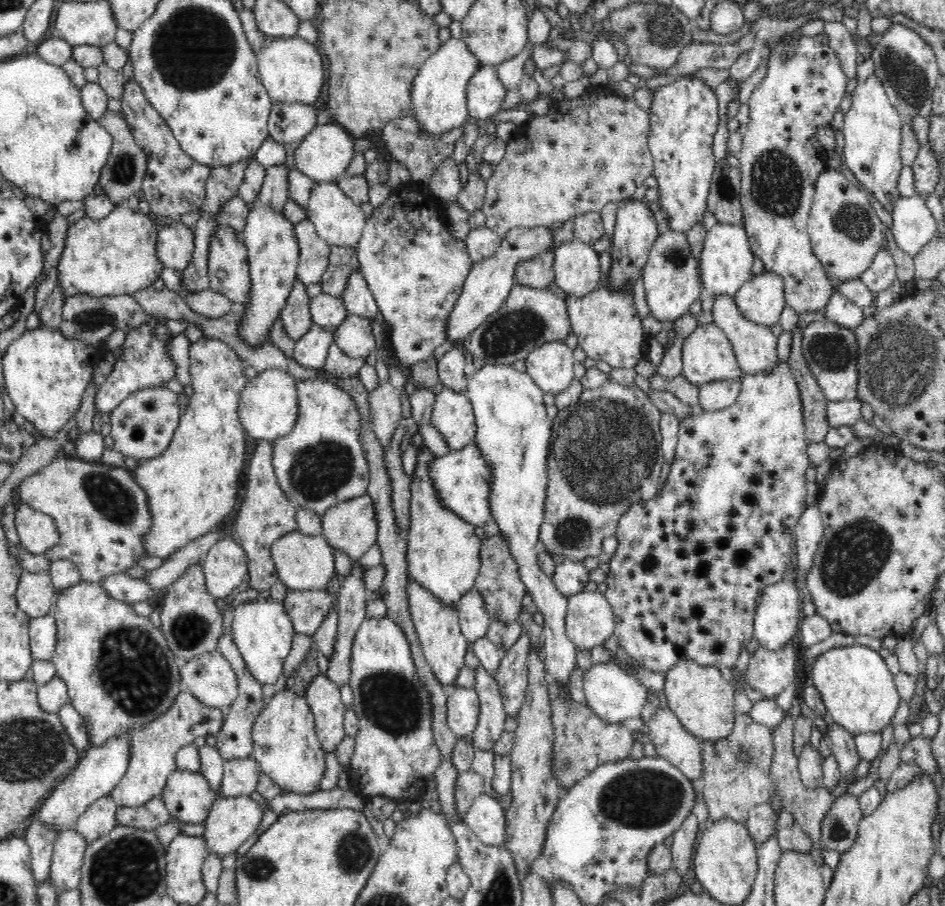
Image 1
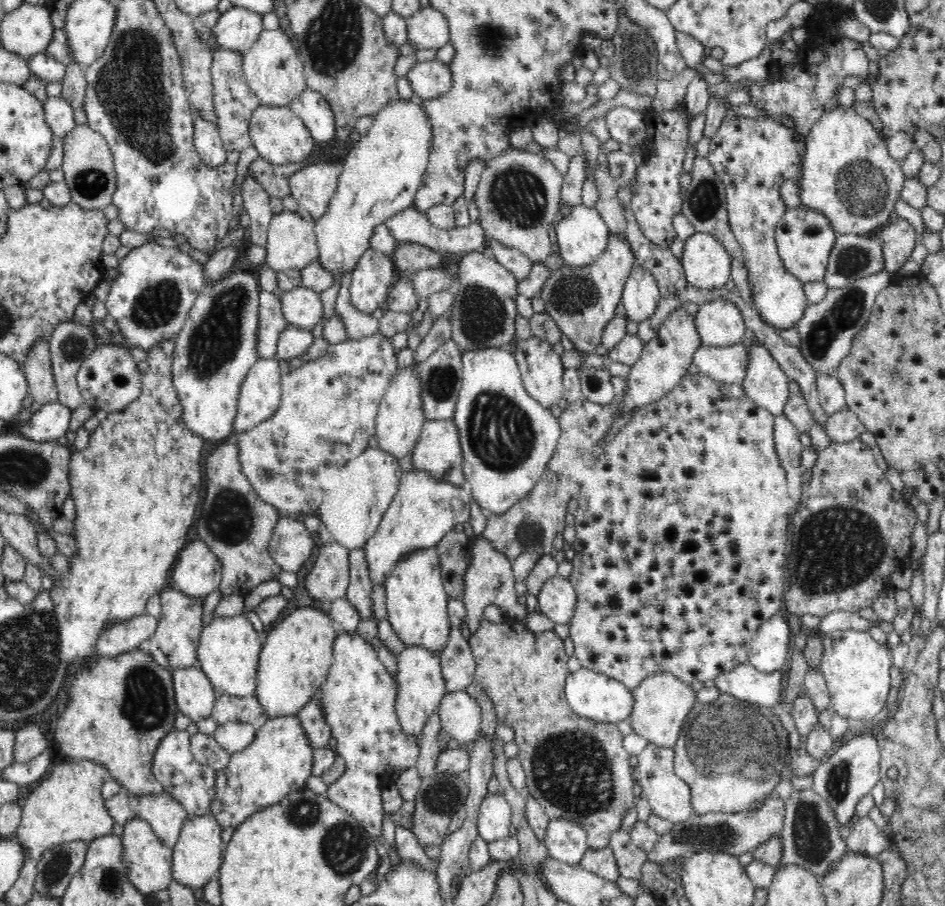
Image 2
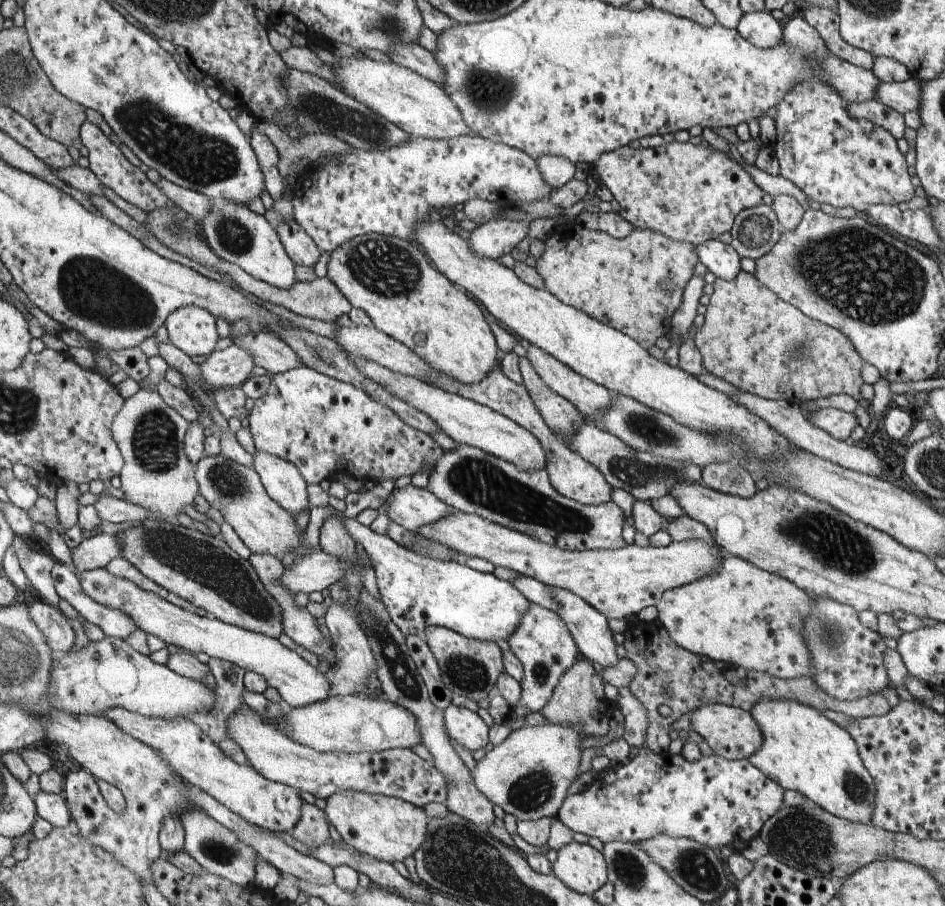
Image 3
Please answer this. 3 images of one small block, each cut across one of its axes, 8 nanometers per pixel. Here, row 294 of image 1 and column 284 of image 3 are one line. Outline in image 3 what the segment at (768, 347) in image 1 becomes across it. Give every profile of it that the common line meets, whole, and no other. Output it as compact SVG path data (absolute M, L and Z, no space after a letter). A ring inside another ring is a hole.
M365 695L329 696L302 708L293 708L286 715L284 728L294 742L317 752L378 753L389 749L412 749L422 744L417 716L385 697L372 699Z

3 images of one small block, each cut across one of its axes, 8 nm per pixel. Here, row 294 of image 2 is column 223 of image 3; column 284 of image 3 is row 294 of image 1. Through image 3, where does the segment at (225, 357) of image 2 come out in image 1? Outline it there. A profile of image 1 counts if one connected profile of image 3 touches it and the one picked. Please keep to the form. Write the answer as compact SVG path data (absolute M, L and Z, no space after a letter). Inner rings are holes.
M262 204L251 206L240 237L247 250L250 294L248 294L249 304L242 307L242 314L234 331L244 345L250 349L260 349L271 339L274 322L280 318L282 308L286 306L294 282L297 280L298 241L295 240L293 224L282 213Z

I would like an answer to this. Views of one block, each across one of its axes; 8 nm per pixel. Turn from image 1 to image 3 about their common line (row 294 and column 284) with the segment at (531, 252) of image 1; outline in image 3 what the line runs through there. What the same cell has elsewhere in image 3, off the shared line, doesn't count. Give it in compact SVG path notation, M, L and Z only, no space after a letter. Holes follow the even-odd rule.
M257 451L253 458L254 470L260 476L270 498L294 516L303 510L309 510L308 484L294 464L266 452Z

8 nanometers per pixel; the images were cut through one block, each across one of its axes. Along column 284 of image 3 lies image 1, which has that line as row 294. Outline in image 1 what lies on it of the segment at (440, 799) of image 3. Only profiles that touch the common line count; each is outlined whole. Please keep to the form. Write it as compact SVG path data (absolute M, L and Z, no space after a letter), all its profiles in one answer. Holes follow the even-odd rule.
M766 271L753 276L734 294L734 305L746 320L766 327L774 326L787 306L783 279Z

